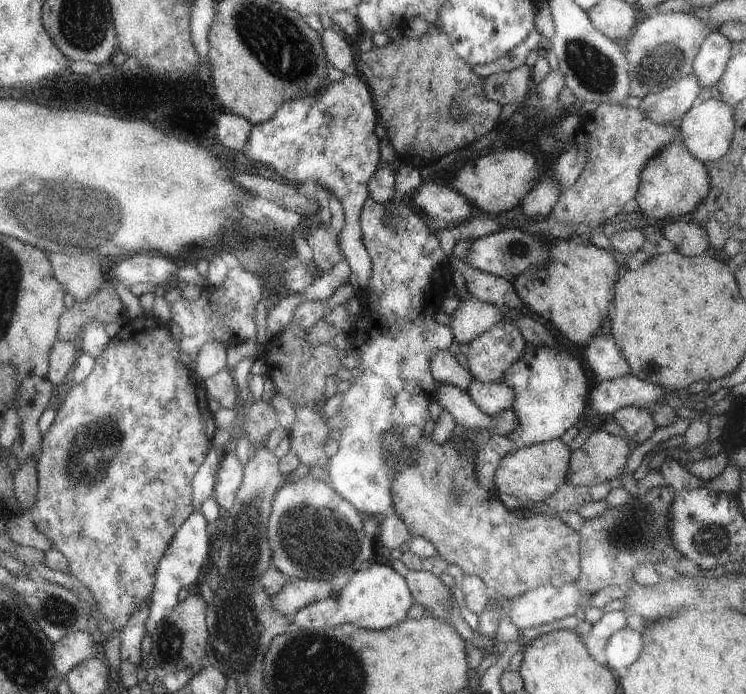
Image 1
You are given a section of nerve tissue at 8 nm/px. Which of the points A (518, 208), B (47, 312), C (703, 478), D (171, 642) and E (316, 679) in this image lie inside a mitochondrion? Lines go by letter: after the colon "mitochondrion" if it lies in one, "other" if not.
A: other
B: other
C: other
D: mitochondrion
E: mitochondrion

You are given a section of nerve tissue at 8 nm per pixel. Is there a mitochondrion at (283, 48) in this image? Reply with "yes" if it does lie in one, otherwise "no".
yes

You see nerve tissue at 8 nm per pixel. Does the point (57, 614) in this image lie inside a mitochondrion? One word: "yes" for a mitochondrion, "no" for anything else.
yes

